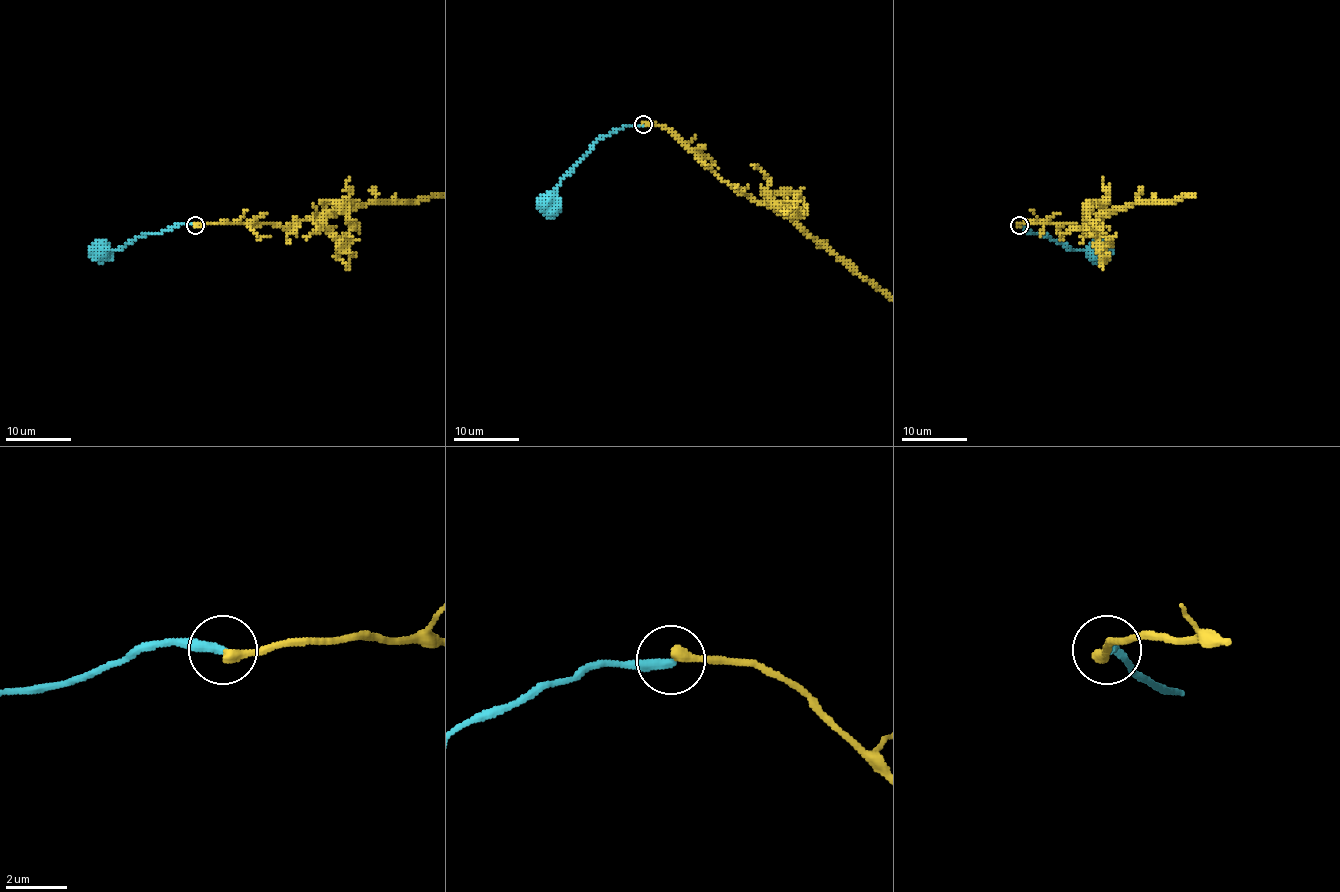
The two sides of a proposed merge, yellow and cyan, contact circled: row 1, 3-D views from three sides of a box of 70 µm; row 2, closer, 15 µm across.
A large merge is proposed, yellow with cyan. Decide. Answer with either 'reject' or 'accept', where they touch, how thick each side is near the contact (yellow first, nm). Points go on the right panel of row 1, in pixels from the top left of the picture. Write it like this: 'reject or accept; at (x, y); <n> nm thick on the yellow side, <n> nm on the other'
reject; at (1019, 225); 360 nm thick on the yellow side, 340 nm on the other

